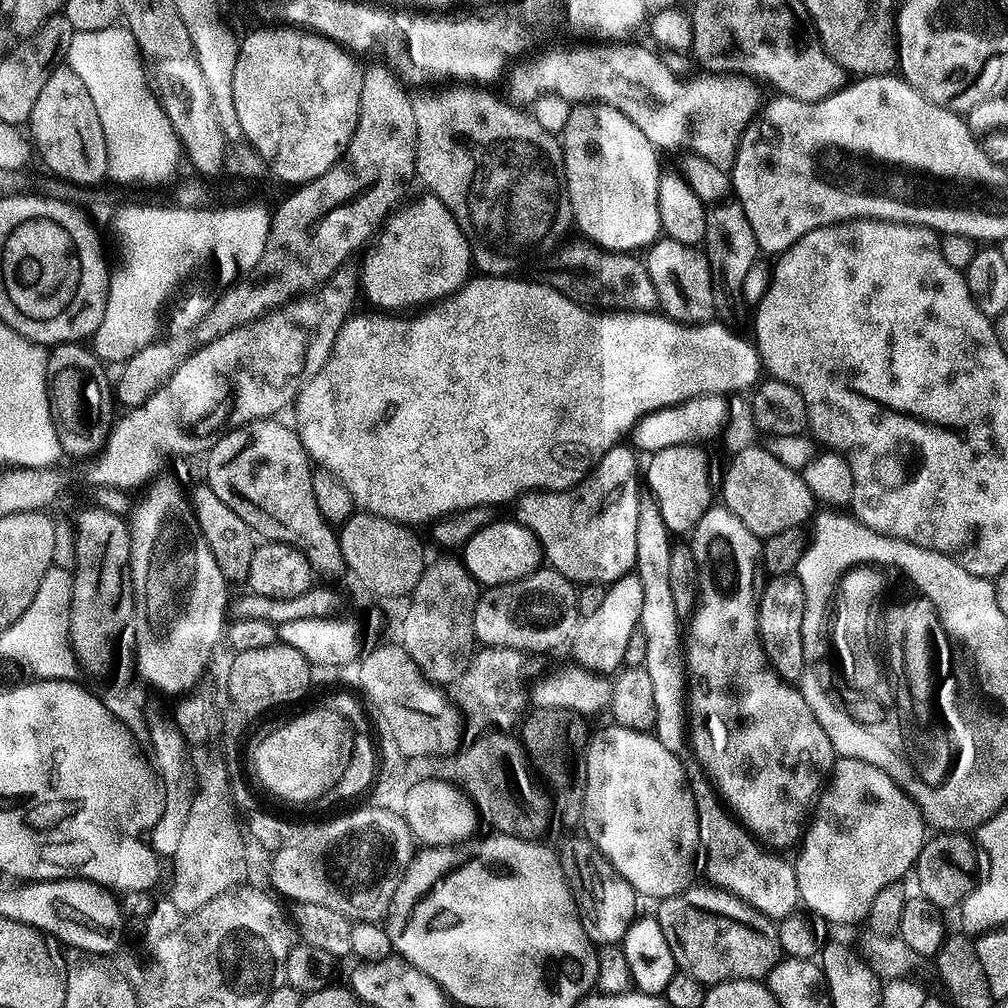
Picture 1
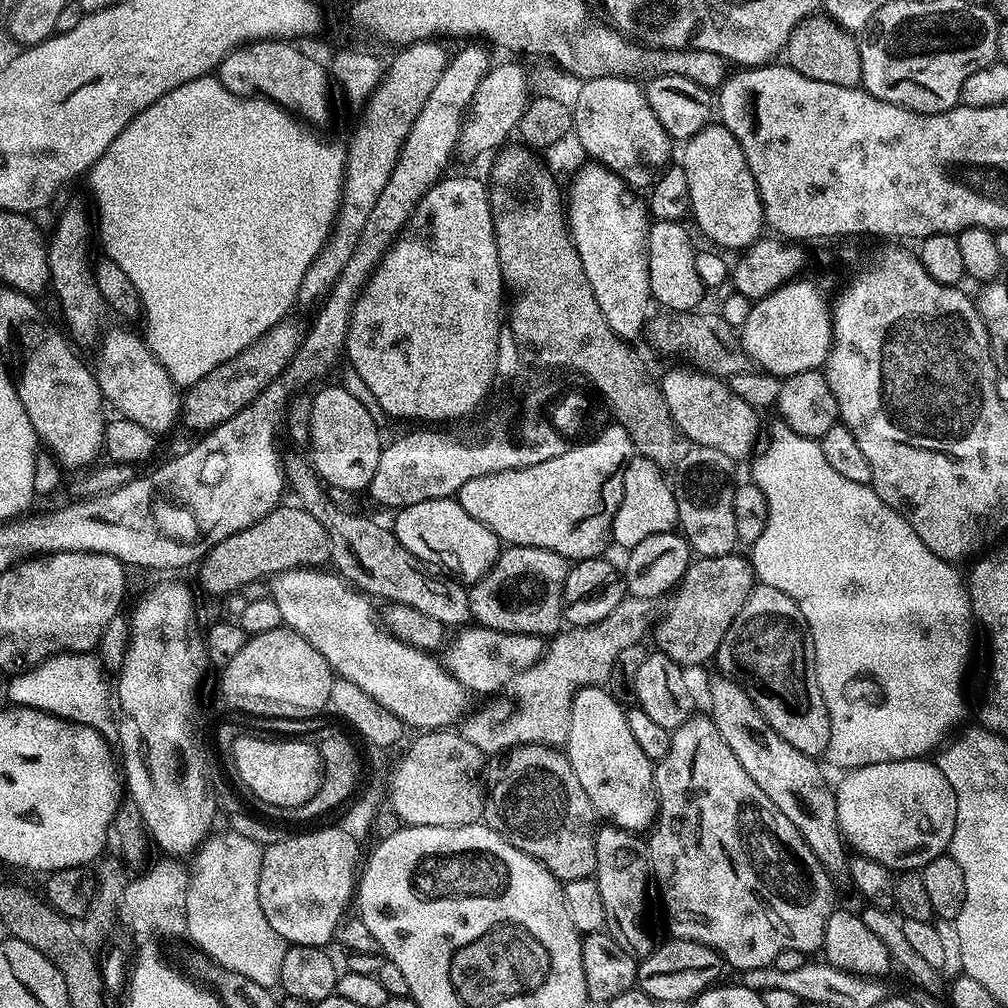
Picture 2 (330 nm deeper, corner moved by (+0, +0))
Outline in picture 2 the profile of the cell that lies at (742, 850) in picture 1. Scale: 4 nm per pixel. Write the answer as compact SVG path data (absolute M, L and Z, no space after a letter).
M693 718L687 720L681 728L672 732L672 749L668 751L666 758L655 765L654 783L658 807L656 809L656 819L650 828L652 837L647 837L646 847L650 872L654 877L655 887L656 884L660 887L660 900L664 903L665 914L668 915L668 928L672 931L669 933L677 940L689 940L690 942L698 942L707 948L713 948L727 967L729 964L732 968L740 968L741 973L749 972L755 968L771 966L774 958L778 958L778 954L782 954L782 950L798 950L805 954L819 953L824 946L830 914L834 911L834 905L837 903L837 901L835 902L837 893L834 891L833 877L829 875L826 878L824 896L814 898L814 894L810 894L804 868L797 863L791 851L776 839L769 825L773 819L772 811L776 809L775 806L771 804L770 798L762 792L758 783L746 774L741 762L735 757L734 751L727 745L726 738L716 729L716 723L713 719L699 720L699 718Z

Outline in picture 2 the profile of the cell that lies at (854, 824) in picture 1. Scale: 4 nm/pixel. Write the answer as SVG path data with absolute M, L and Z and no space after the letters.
M917 758L914 760L895 760L894 762L878 762L877 764L871 764L870 766L862 766L861 768L855 769L851 771L847 776L849 776L838 788L835 787L834 793L836 797L836 806L837 806L837 822L840 824L840 830L843 832L843 835L847 838L847 841L853 845L856 844L857 848L855 848L859 855L861 856L869 856L870 858L874 858L878 863L885 864L889 870L895 870L897 873L906 872L909 870L919 870L925 868L928 863L934 858L938 858L939 856L945 855L949 851L950 845L952 843L952 835L954 834L954 830L956 829L956 795L954 794L954 790L950 786L950 782L946 778L946 774L942 774L942 770L938 770L938 766L931 759L928 758Z

